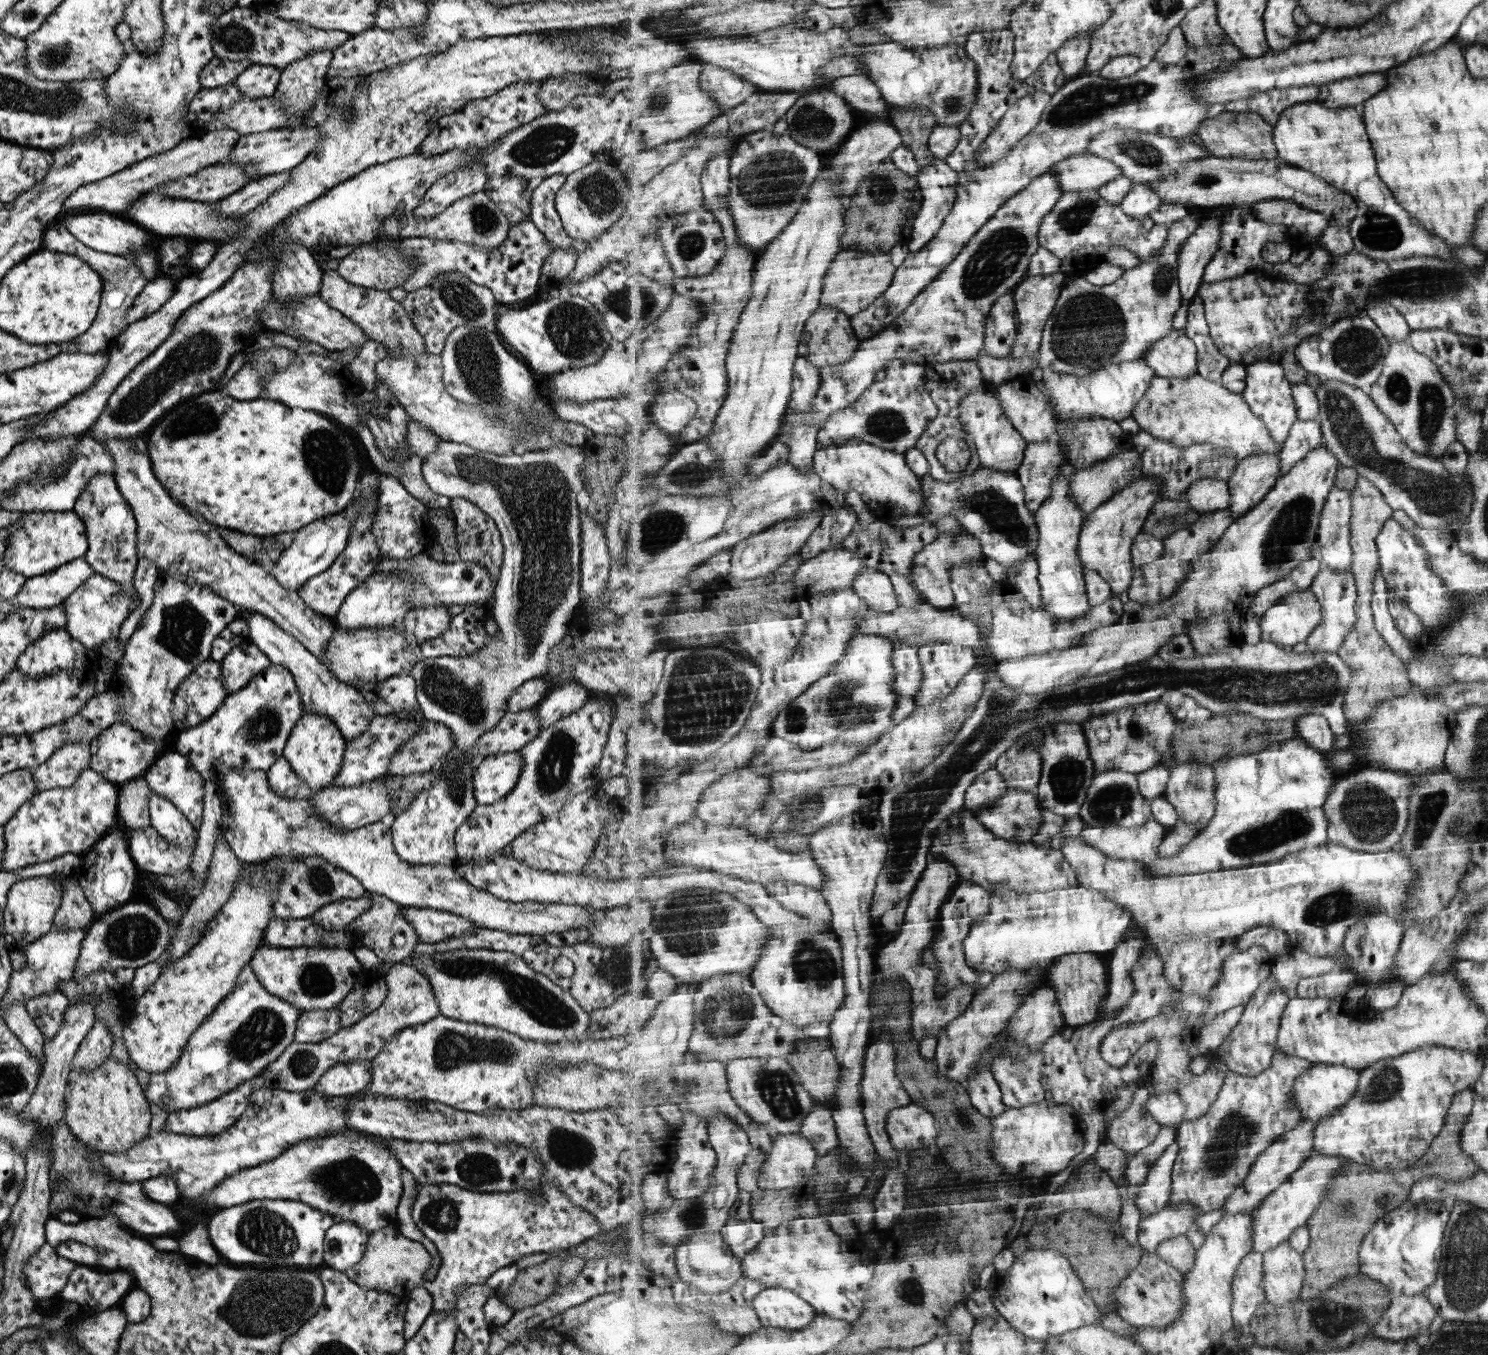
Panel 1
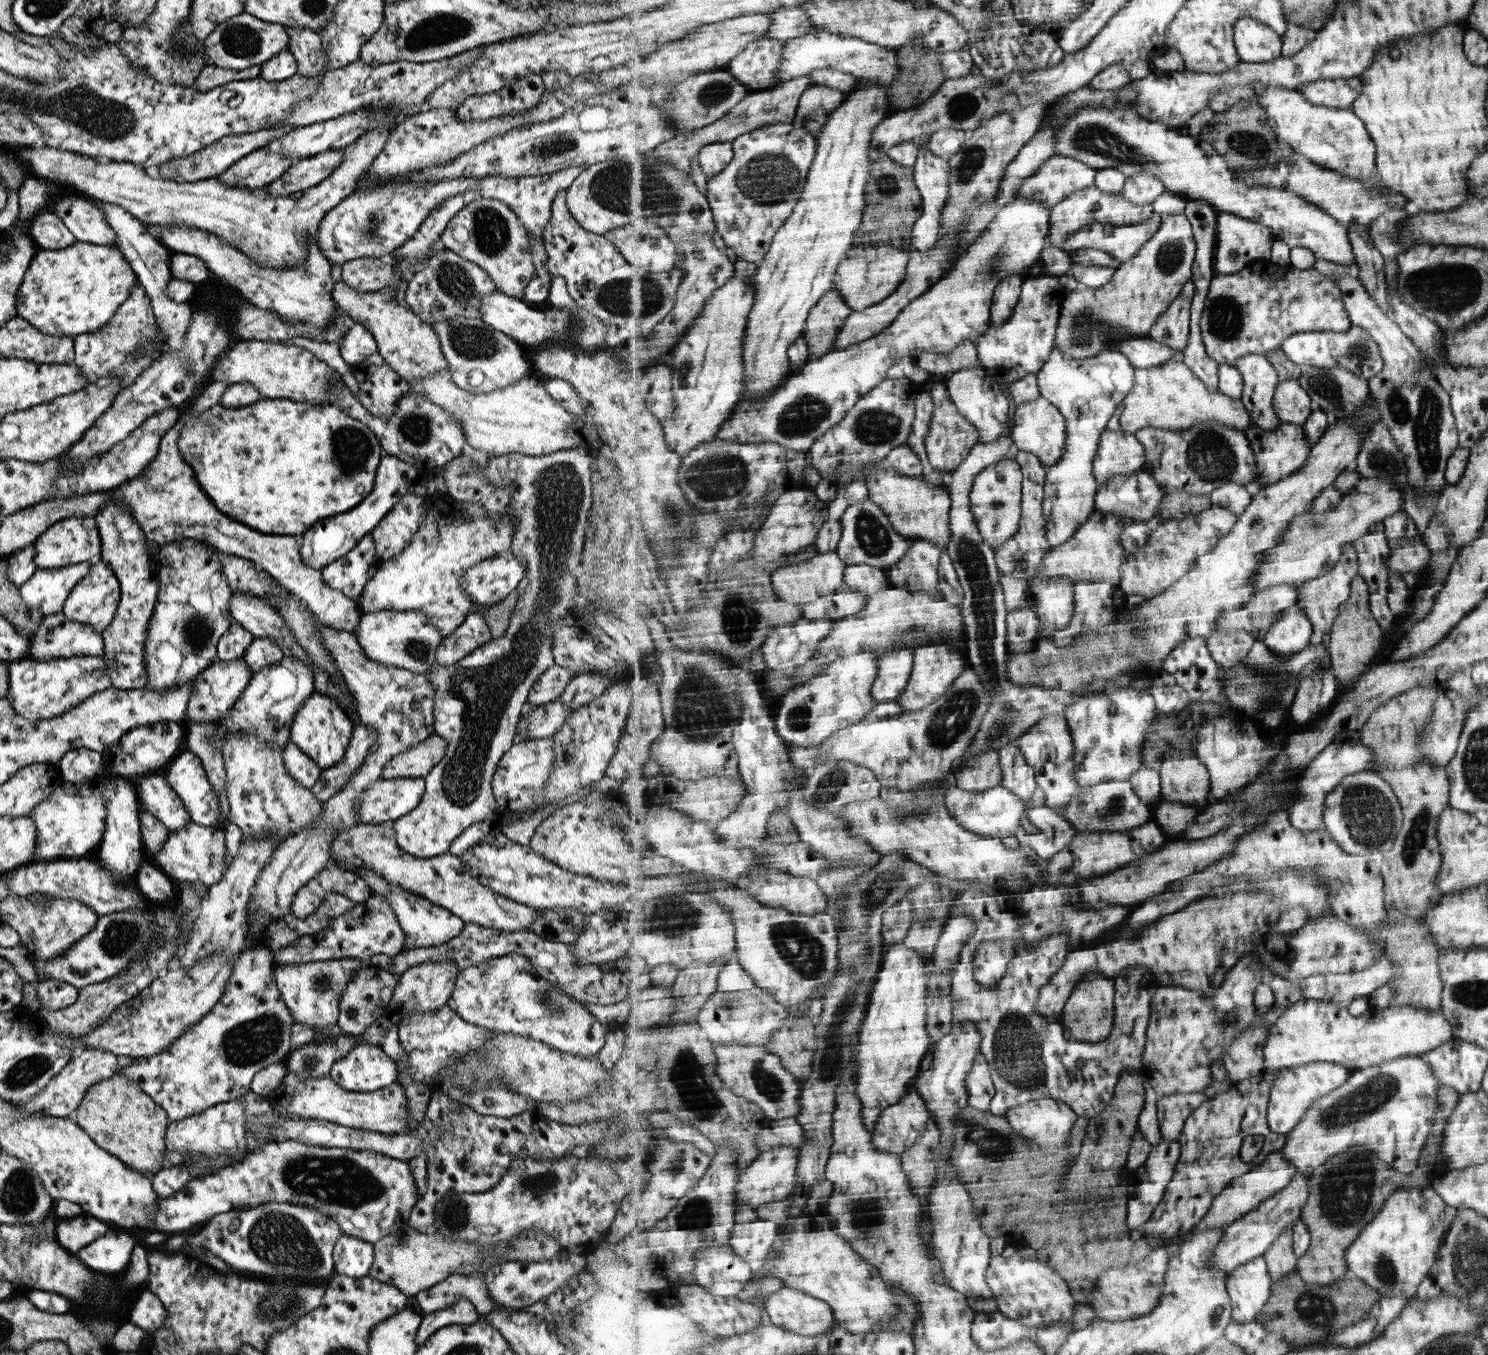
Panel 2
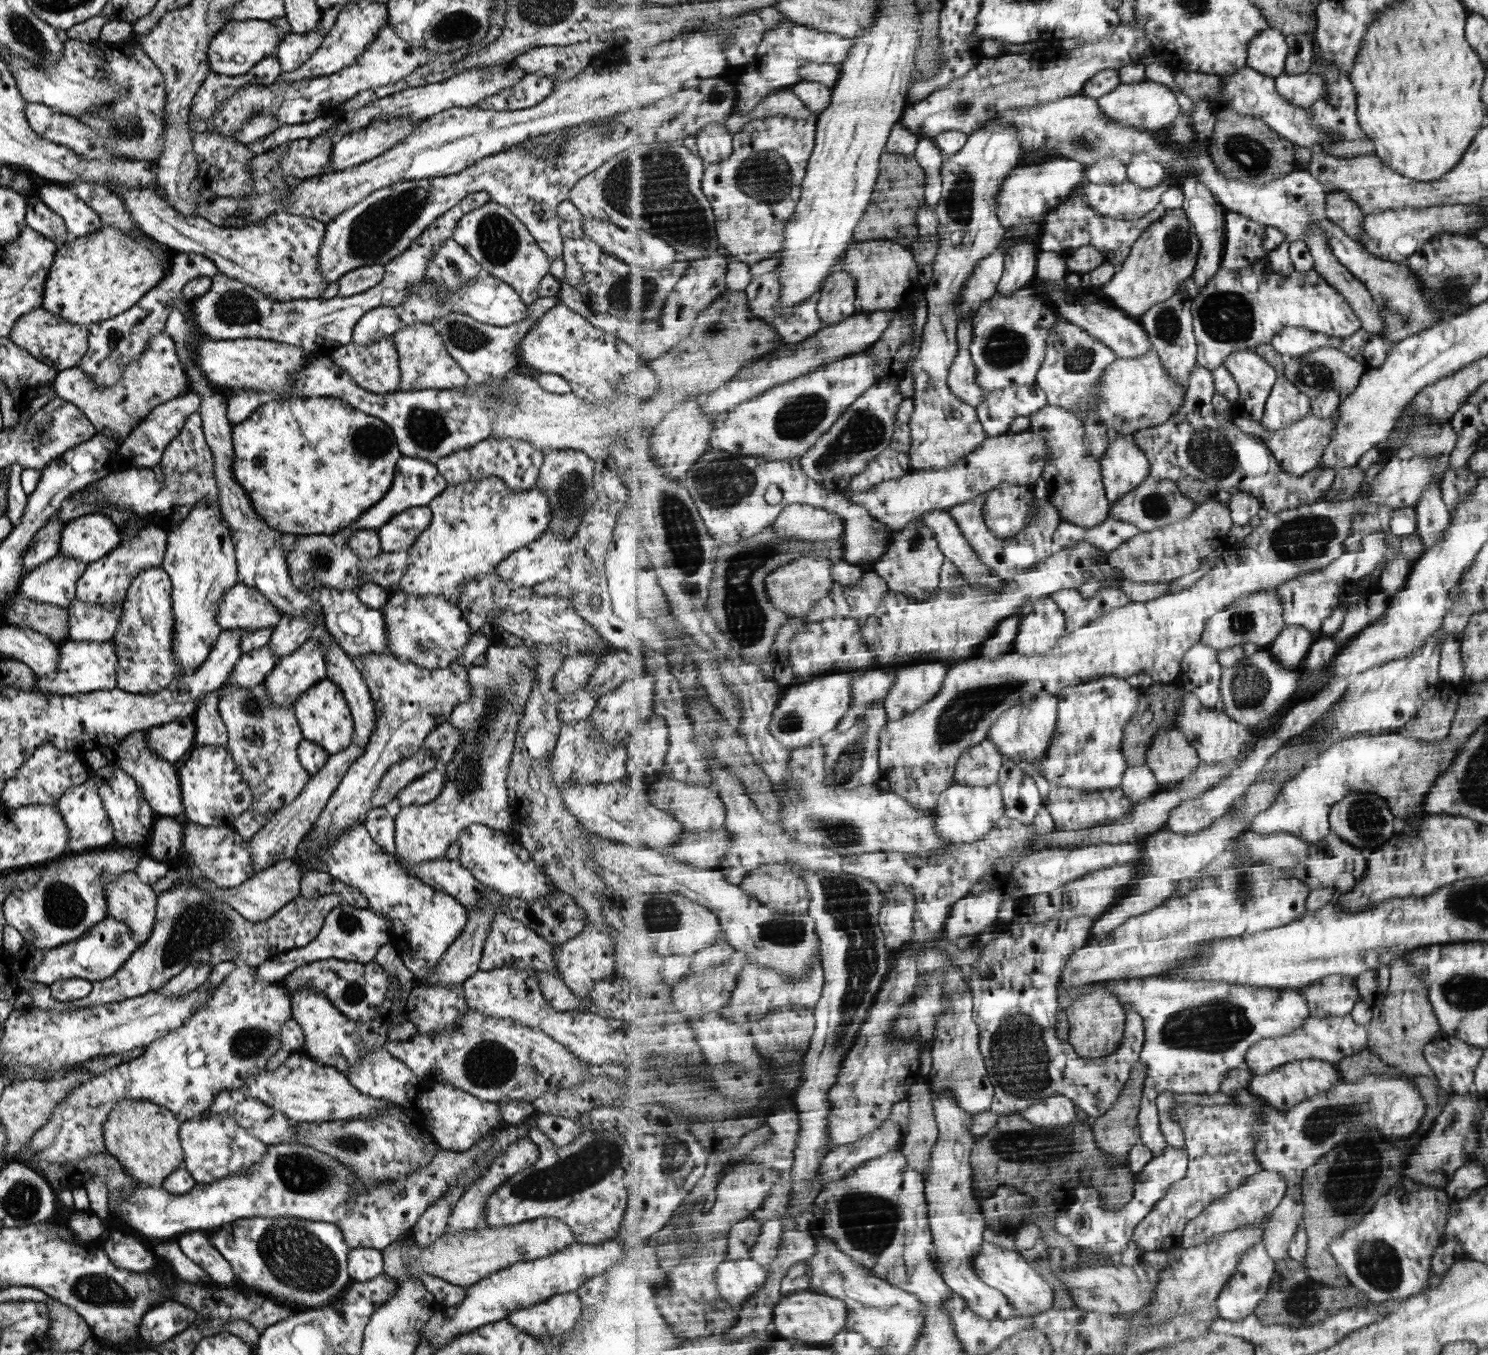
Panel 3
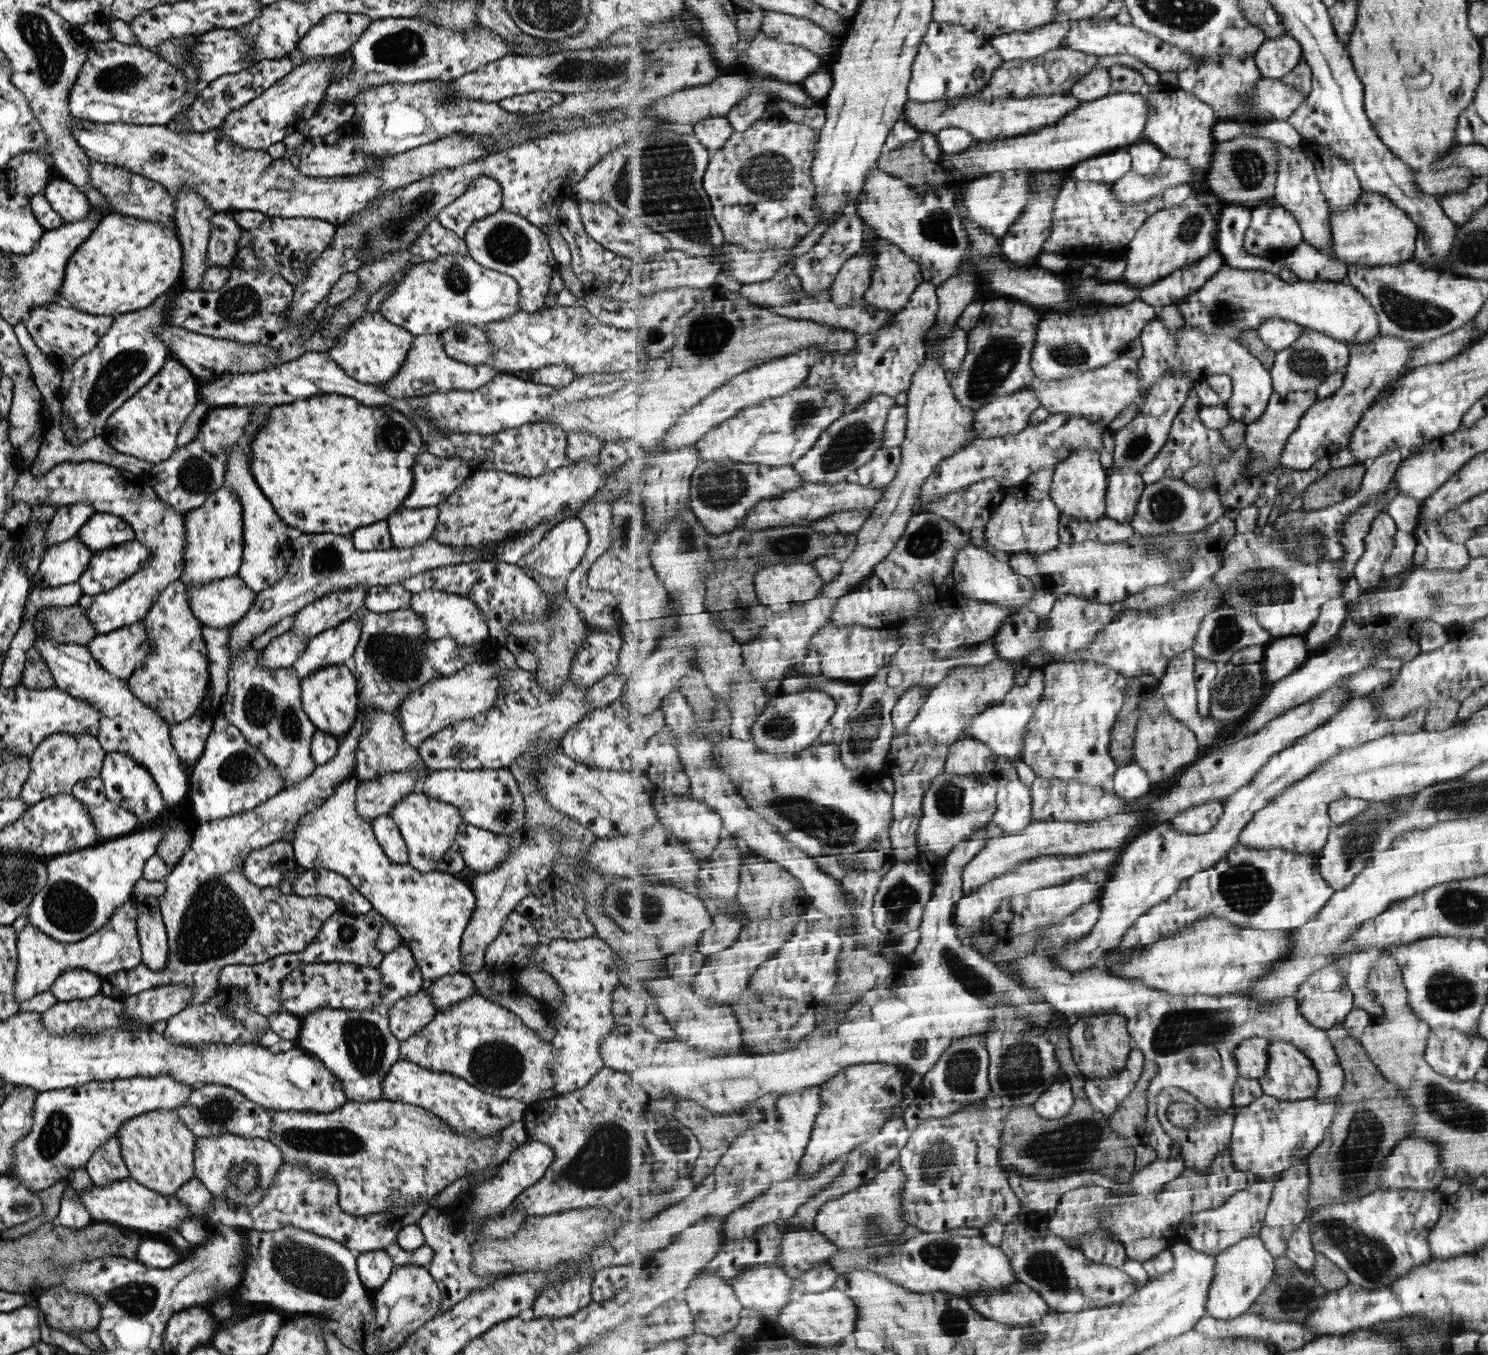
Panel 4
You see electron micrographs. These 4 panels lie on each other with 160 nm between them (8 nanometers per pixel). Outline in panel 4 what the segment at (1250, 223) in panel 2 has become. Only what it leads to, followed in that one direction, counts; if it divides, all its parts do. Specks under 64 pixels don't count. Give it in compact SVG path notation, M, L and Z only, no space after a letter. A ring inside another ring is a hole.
M1225 205L1219 215L1217 224L1217 249L1225 260L1225 264L1234 266L1243 270L1262 270L1276 275L1279 275L1281 267L1286 267L1286 262L1283 259L1267 259L1262 255L1251 254L1246 249L1246 232L1250 229L1250 222L1252 221L1253 209L1245 206Z

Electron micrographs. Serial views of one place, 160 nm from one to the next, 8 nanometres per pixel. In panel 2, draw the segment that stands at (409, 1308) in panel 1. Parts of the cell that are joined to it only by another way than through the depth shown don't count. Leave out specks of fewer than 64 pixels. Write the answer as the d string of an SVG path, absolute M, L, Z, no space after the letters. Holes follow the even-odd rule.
M449 1274L441 1283L419 1291L415 1297L415 1304L421 1310L421 1316L438 1311L443 1306L450 1305L458 1298L465 1298L479 1316L484 1316L494 1310L512 1310L495 1302L489 1295L484 1281L480 1276Z

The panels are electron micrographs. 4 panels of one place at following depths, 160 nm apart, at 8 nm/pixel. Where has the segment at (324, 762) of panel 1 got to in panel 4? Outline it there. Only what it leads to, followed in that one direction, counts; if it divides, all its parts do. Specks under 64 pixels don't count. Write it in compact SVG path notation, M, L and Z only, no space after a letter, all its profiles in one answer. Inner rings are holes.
M350 662L343 665L322 666L300 680L300 705L315 730L342 739L357 719L358 686Z

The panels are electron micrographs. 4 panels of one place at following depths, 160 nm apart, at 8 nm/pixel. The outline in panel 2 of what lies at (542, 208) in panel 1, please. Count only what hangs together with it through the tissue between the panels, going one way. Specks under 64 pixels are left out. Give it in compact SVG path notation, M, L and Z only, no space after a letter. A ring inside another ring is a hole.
M565 191L555 193L549 220L542 228L546 269L551 277L561 276L576 306L594 314L606 328L605 346L619 346L629 338L645 338L673 310L684 277L681 268L671 272L645 272L645 267L628 265L605 235L589 233L578 225L564 203Z

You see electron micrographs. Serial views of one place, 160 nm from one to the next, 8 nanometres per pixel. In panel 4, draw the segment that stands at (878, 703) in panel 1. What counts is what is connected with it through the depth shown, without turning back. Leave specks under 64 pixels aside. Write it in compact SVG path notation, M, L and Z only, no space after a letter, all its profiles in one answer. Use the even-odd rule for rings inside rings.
M803 691L795 694L777 692L770 704L753 725L752 733L757 749L771 754L795 754L818 744L818 738L838 709L833 695L823 691Z

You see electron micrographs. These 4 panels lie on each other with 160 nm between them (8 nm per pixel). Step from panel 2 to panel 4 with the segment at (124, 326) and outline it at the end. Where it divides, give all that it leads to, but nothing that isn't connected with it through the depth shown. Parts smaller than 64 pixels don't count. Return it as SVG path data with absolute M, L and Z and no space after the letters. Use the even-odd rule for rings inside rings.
M168 354L159 372L131 398L127 398L120 408L109 414L100 437L116 452L159 464L174 453L179 428L198 402L198 388L197 379Z

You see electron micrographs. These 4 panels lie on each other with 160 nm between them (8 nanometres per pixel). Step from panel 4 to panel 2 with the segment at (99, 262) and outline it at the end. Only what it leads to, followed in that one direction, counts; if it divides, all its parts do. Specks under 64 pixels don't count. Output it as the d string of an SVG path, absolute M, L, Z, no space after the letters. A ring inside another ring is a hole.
M75 241L73 244L59 250L40 249L29 261L27 270L23 273L22 281L19 283L15 293L15 316L26 320L31 326L34 326L41 334L47 336L77 336L78 334L90 333L100 329L115 312L119 305L127 298L129 291L137 284L138 280L131 270L131 267L125 262L120 250L116 246L101 246L100 244L89 244L88 242Z

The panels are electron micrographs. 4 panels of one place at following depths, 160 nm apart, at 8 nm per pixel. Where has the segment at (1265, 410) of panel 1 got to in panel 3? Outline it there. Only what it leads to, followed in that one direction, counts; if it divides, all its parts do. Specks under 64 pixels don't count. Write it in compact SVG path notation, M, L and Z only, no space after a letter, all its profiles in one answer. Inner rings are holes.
M1248 349L1234 352L1229 358L1226 358L1223 365L1233 374L1240 390L1240 398L1231 407L1233 415L1235 415L1235 418L1245 418L1261 423L1265 415L1266 405L1270 398L1270 394L1277 385L1281 375L1271 363L1268 363L1266 359L1255 350Z

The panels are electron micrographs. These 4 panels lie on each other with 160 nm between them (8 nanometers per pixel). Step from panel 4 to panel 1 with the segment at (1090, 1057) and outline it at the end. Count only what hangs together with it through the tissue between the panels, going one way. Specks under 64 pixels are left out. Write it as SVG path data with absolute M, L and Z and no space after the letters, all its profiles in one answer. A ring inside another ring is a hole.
M1097 953L1064 954L1053 960L1048 970L1047 983L1053 986L1067 1024L1073 1027L1083 1026L1101 1018L1103 1004L1109 996L1109 970Z

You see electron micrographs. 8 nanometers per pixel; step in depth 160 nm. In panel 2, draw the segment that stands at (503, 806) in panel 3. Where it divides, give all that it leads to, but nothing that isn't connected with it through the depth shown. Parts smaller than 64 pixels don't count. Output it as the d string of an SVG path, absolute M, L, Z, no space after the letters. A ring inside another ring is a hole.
M569 448L569 450L557 450L552 454L545 454L543 456L526 456L518 453L508 453L500 455L499 457L489 457L484 466L484 478L488 480L491 486L514 486L514 491L507 504L507 512L511 514L511 521L515 523L514 531L512 532L512 539L510 540L509 553L515 558L524 562L524 575L518 580L516 584L517 598L515 605L510 612L509 621L506 630L497 638L490 638L489 642L483 643L481 646L471 650L465 658L461 658L459 662L453 665L441 666L433 665L424 672L426 680L432 688L434 688L434 695L432 698L432 727L437 735L441 735L446 740L443 758L432 765L431 770L422 778L424 780L424 791L417 803L417 806L410 810L407 814L396 818L391 822L394 832L395 844L403 853L414 856L414 858L434 858L439 855L447 853L449 845L454 838L457 838L467 828L476 822L481 822L484 818L491 818L493 812L497 808L495 801L491 794L491 779L497 766L499 758L502 754L510 748L515 740L514 728L517 719L523 713L524 704L531 685L537 680L537 677L545 672L548 668L554 665L551 654L550 634L556 624L556 618L560 616L567 616L567 613L575 606L575 586L576 575L581 570L580 562L580 548L582 548L583 540L585 538L585 528L587 527L587 518L589 510L591 510L591 485L590 485L590 470L589 465L594 457L592 452L584 448Z

